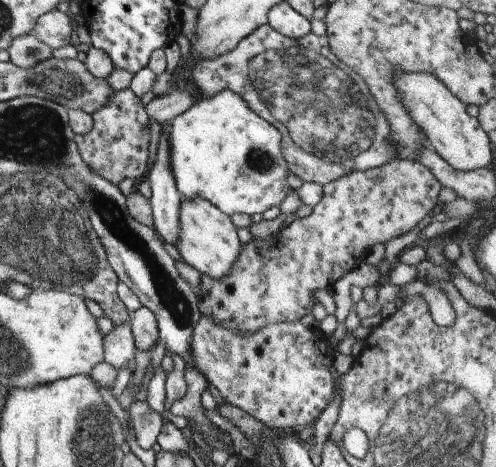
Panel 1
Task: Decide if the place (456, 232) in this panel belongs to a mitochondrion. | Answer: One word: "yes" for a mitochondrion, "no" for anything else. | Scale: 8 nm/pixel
no

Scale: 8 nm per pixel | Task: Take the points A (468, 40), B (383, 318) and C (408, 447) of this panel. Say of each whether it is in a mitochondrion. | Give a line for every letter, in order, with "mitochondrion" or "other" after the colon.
A: other
B: other
C: mitochondrion

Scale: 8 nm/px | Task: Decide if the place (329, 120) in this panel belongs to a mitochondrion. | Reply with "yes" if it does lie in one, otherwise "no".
yes

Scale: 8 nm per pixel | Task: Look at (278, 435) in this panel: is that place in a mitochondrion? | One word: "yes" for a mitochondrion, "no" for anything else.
no

